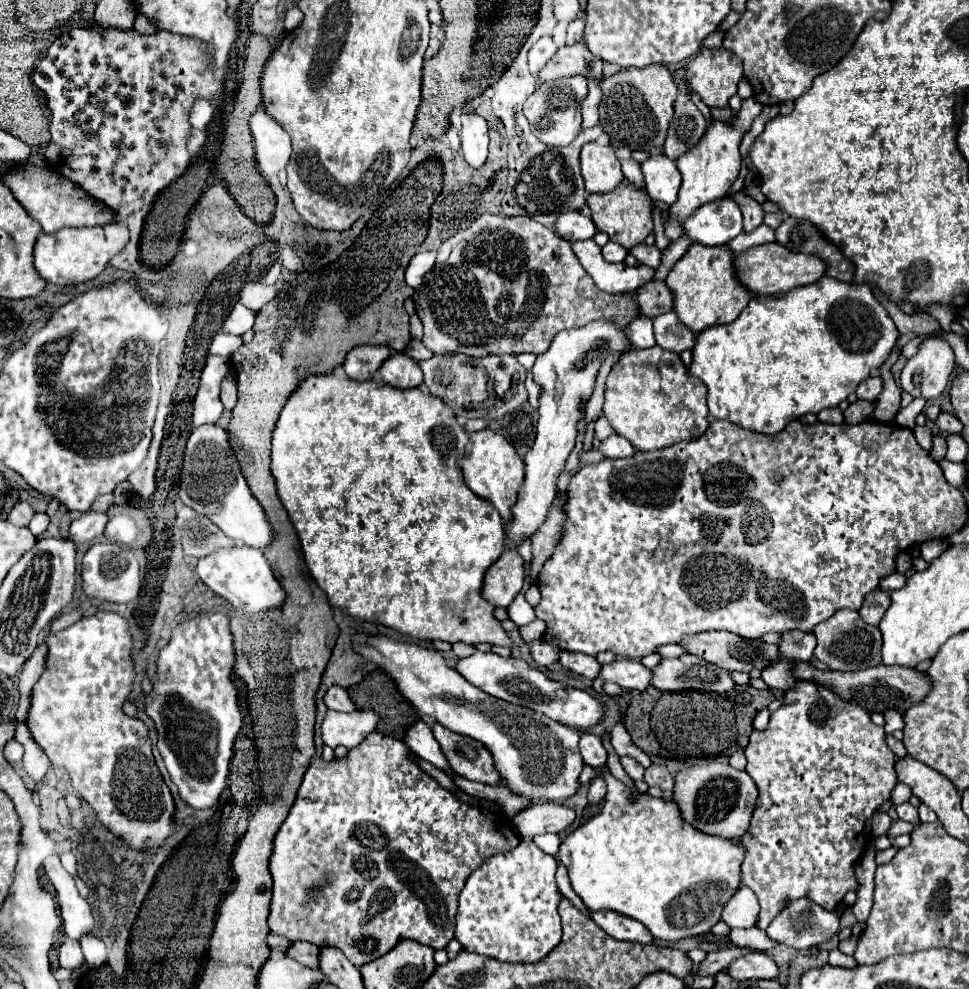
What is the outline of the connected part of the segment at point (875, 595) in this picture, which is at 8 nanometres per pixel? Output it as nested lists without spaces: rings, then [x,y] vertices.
[[[883,590],[871,592],[863,600],[863,606],[859,610],[859,616],[863,618],[863,622],[867,622],[871,626],[879,626],[879,622],[883,618],[883,614],[887,612],[889,604],[891,604],[891,598],[889,598],[887,592],[883,592]]]

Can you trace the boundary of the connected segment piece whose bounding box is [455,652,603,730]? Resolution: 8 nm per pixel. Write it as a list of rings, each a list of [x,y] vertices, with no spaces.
[[[475,652],[467,658],[459,658],[455,664],[455,670],[473,686],[481,688],[483,692],[501,698],[505,702],[513,702],[519,706],[527,706],[531,710],[537,710],[561,724],[573,726],[577,730],[589,728],[597,724],[603,718],[603,706],[597,698],[589,696],[583,690],[575,688],[563,688],[559,682],[549,680],[543,672],[529,666],[521,658],[501,658],[493,652]]]

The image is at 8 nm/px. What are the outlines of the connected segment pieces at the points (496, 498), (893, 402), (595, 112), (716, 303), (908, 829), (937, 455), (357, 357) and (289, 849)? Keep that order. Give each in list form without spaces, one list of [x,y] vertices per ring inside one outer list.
[[[489,428],[481,432],[469,434],[469,442],[465,446],[465,456],[461,460],[461,470],[465,484],[481,498],[489,500],[501,514],[501,518],[507,522],[511,518],[511,506],[515,504],[517,492],[523,484],[525,466],[523,460],[517,456],[515,448],[499,434]]]
[[[895,348],[895,350],[891,352],[891,356],[887,358],[887,362],[879,368],[879,370],[881,370],[881,378],[883,378],[883,382],[885,382],[885,388],[883,388],[883,392],[881,392],[879,398],[877,398],[875,414],[873,414],[873,418],[879,420],[879,422],[891,422],[891,420],[895,418],[897,410],[899,410],[901,388],[895,384],[891,372],[889,372],[889,368],[897,362],[897,358],[899,358],[899,350]]]
[[[589,78],[589,96],[583,100],[583,106],[581,106],[583,128],[591,128],[599,122],[599,104],[603,100],[601,82],[603,78]]]
[[[727,246],[721,248],[691,248],[687,254],[671,268],[667,288],[673,292],[673,312],[679,322],[691,332],[699,334],[711,326],[723,326],[737,320],[743,308],[749,304],[751,294],[737,284],[733,270],[733,252]]]
[[[895,820],[893,826],[891,826],[891,830],[889,830],[889,838],[893,840],[893,838],[897,838],[901,834],[911,834],[915,828],[917,828],[917,824],[909,824],[909,822],[903,822],[903,820]]]
[[[933,436],[933,448],[931,448],[929,454],[931,454],[931,458],[933,458],[935,462],[941,462],[943,456],[945,456],[945,438]]]
[[[357,346],[345,358],[345,374],[353,380],[371,380],[389,354],[395,354],[389,346]]]
[[[371,732],[357,748],[349,750],[349,756],[345,760],[333,760],[323,762],[319,756],[313,758],[309,764],[303,784],[299,788],[299,794],[289,810],[289,816],[281,824],[275,840],[273,840],[273,854],[269,858],[269,872],[273,878],[273,898],[269,906],[269,930],[273,934],[281,934],[287,940],[305,940],[317,946],[333,946],[339,948],[349,962],[355,966],[367,964],[377,960],[379,956],[387,954],[399,940],[411,938],[419,944],[431,946],[435,950],[445,948],[453,940],[453,924],[455,924],[455,910],[457,910],[457,896],[461,894],[461,888],[465,880],[469,878],[469,872],[473,868],[481,866],[481,860],[487,860],[493,854],[509,852],[519,844],[517,832],[513,832],[511,818],[505,814],[487,812],[481,806],[469,806],[457,800],[449,790],[441,788],[431,776],[427,776],[413,758],[409,758],[409,748],[401,740],[393,740],[389,736]]]

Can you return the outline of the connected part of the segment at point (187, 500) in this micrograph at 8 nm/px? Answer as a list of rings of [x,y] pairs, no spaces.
[[[203,426],[191,432],[187,440],[187,448],[185,448],[179,498],[183,500],[183,504],[193,508],[195,512],[205,514],[237,544],[265,550],[273,542],[275,530],[269,524],[263,506],[255,500],[255,496],[251,494],[241,474],[239,462],[231,446],[227,444],[227,432],[217,430],[217,426]]]

